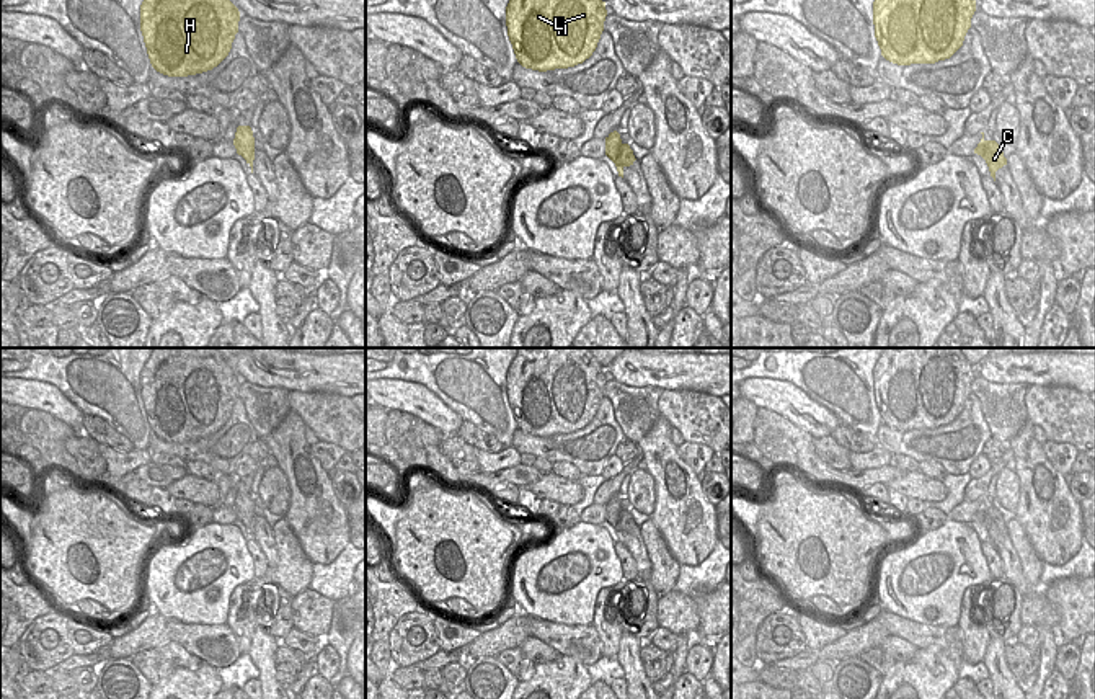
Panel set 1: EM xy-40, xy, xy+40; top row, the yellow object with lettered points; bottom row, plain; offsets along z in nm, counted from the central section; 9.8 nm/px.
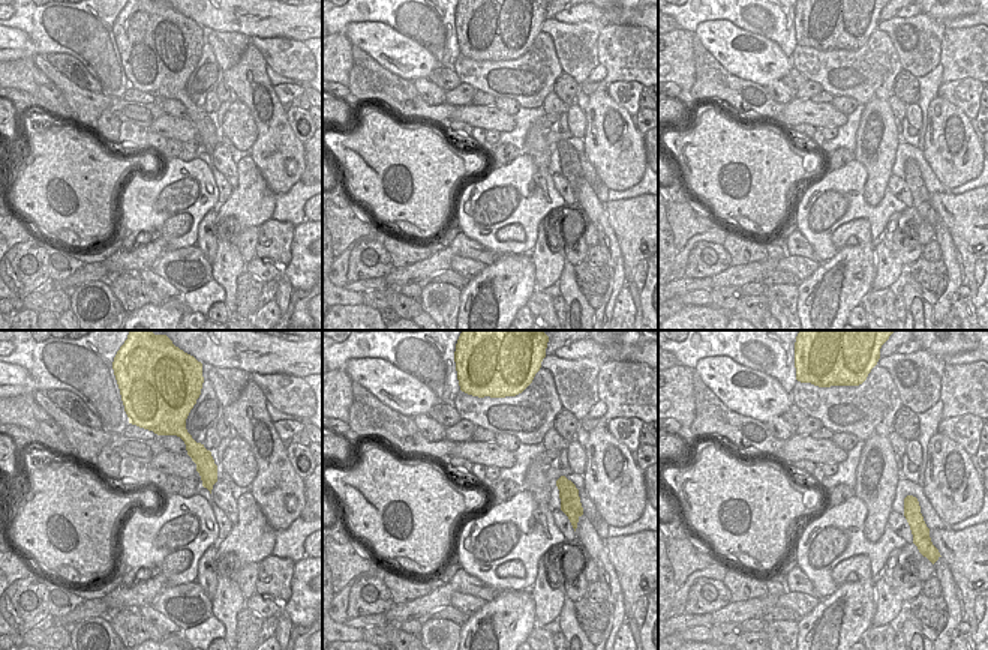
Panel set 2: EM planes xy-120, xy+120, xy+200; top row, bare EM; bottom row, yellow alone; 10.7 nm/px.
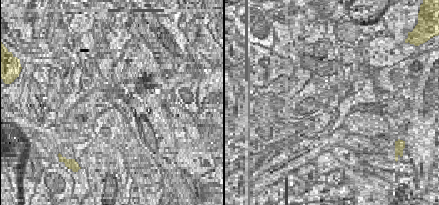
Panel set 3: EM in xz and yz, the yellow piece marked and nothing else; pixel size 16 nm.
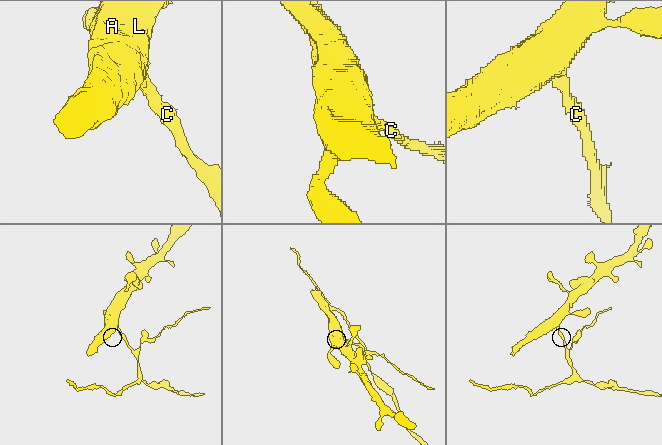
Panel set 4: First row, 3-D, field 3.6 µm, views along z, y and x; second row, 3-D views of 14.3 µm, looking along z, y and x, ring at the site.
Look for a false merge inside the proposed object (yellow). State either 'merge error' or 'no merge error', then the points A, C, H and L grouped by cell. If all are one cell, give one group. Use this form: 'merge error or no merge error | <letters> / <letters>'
merge error | A H L / C

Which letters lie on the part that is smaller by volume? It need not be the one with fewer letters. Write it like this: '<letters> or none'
C

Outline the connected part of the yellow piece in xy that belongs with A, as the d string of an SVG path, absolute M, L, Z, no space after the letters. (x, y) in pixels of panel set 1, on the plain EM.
M519 348L506 372L517 428L547 438L583 430L604 397L605 367L589 348Z

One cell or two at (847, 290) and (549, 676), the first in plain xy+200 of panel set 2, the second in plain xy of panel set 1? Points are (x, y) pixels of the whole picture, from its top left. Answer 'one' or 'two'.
one

